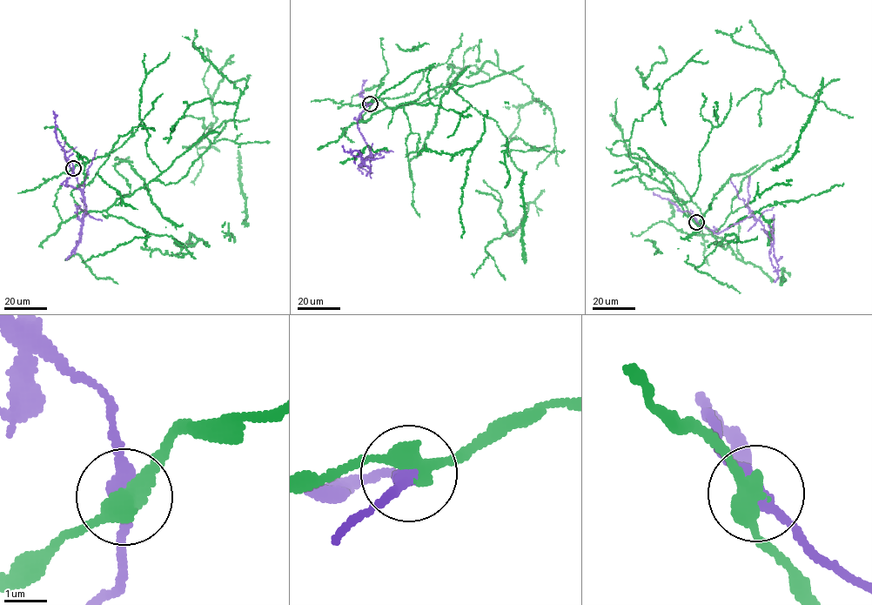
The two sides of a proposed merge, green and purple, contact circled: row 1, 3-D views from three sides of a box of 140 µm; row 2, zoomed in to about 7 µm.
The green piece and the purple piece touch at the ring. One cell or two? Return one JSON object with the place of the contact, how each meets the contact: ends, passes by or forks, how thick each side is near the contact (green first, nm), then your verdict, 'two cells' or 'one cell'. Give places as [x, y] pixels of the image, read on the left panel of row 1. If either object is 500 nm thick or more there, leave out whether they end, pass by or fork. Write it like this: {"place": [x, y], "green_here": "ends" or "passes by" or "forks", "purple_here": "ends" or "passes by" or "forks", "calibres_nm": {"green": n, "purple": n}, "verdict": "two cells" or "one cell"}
{"place": [73, 168], "green_here": "passes by", "purple_here": "passes by", "calibres_nm": {"green": 440, "purple": 340}, "verdict": "two cells"}

